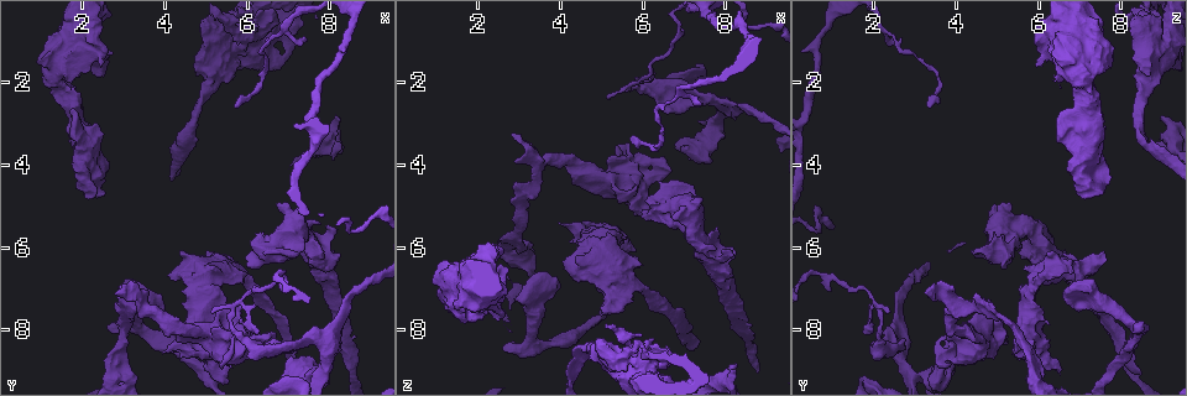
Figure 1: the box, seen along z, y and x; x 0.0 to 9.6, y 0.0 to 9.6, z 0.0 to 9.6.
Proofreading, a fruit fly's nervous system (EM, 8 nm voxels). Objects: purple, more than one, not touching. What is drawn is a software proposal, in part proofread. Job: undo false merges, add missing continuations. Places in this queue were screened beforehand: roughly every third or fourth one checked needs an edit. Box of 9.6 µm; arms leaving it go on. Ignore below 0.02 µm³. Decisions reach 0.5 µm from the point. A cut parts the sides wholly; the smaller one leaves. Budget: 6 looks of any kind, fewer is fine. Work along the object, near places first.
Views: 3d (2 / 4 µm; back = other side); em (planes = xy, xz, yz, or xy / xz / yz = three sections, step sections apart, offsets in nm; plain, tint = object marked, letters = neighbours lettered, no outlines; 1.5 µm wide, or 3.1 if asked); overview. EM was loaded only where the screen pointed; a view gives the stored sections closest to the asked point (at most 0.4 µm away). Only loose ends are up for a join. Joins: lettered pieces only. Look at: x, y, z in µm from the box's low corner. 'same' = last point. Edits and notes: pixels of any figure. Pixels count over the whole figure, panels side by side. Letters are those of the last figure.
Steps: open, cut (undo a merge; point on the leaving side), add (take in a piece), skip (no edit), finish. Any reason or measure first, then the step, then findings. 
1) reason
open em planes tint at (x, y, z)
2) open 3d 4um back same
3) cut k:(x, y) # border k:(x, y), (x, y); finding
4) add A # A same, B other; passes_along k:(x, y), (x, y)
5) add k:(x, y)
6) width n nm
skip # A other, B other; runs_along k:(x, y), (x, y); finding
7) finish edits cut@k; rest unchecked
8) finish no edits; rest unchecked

open em yz step 8 tint at (5.95, 6.80, 6.40)

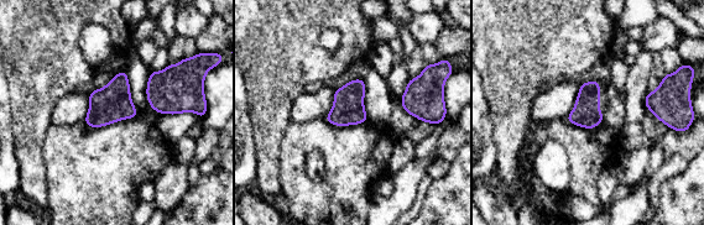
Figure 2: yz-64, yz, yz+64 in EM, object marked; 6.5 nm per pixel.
open em planes letters same

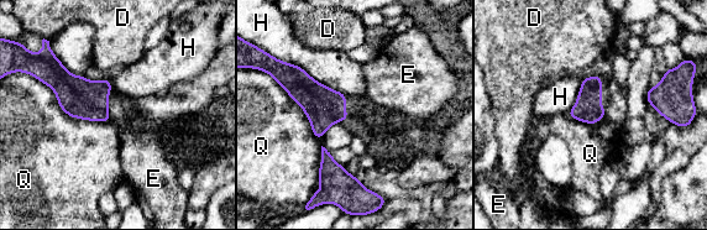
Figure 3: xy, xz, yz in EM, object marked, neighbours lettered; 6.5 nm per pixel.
width 180 nm; longest_contact Q 550 nm
skip # D other, E other, H other, Q other; no lettered piece goes on from it

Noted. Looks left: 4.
thick end
open 3d 2um at (7.80, 6.10, 5.50)

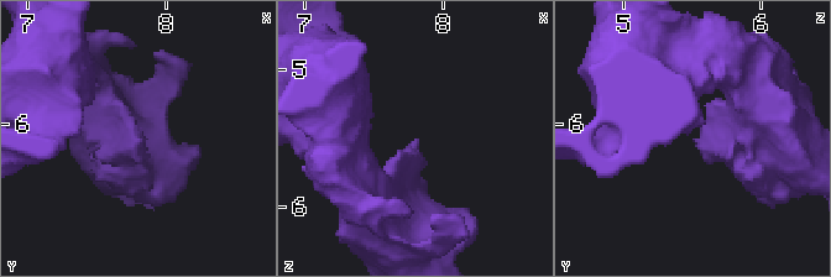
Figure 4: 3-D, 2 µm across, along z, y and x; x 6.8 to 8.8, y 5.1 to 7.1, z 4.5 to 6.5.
now the EM
open em planes letters at (7.80, 6.14, 5.56)

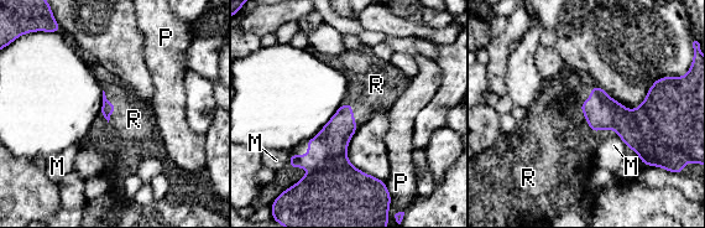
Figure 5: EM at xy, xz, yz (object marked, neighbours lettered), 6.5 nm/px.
add R # M other, P other, R same; it goes on there

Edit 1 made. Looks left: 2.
finish edits add@5; rest unchecked

